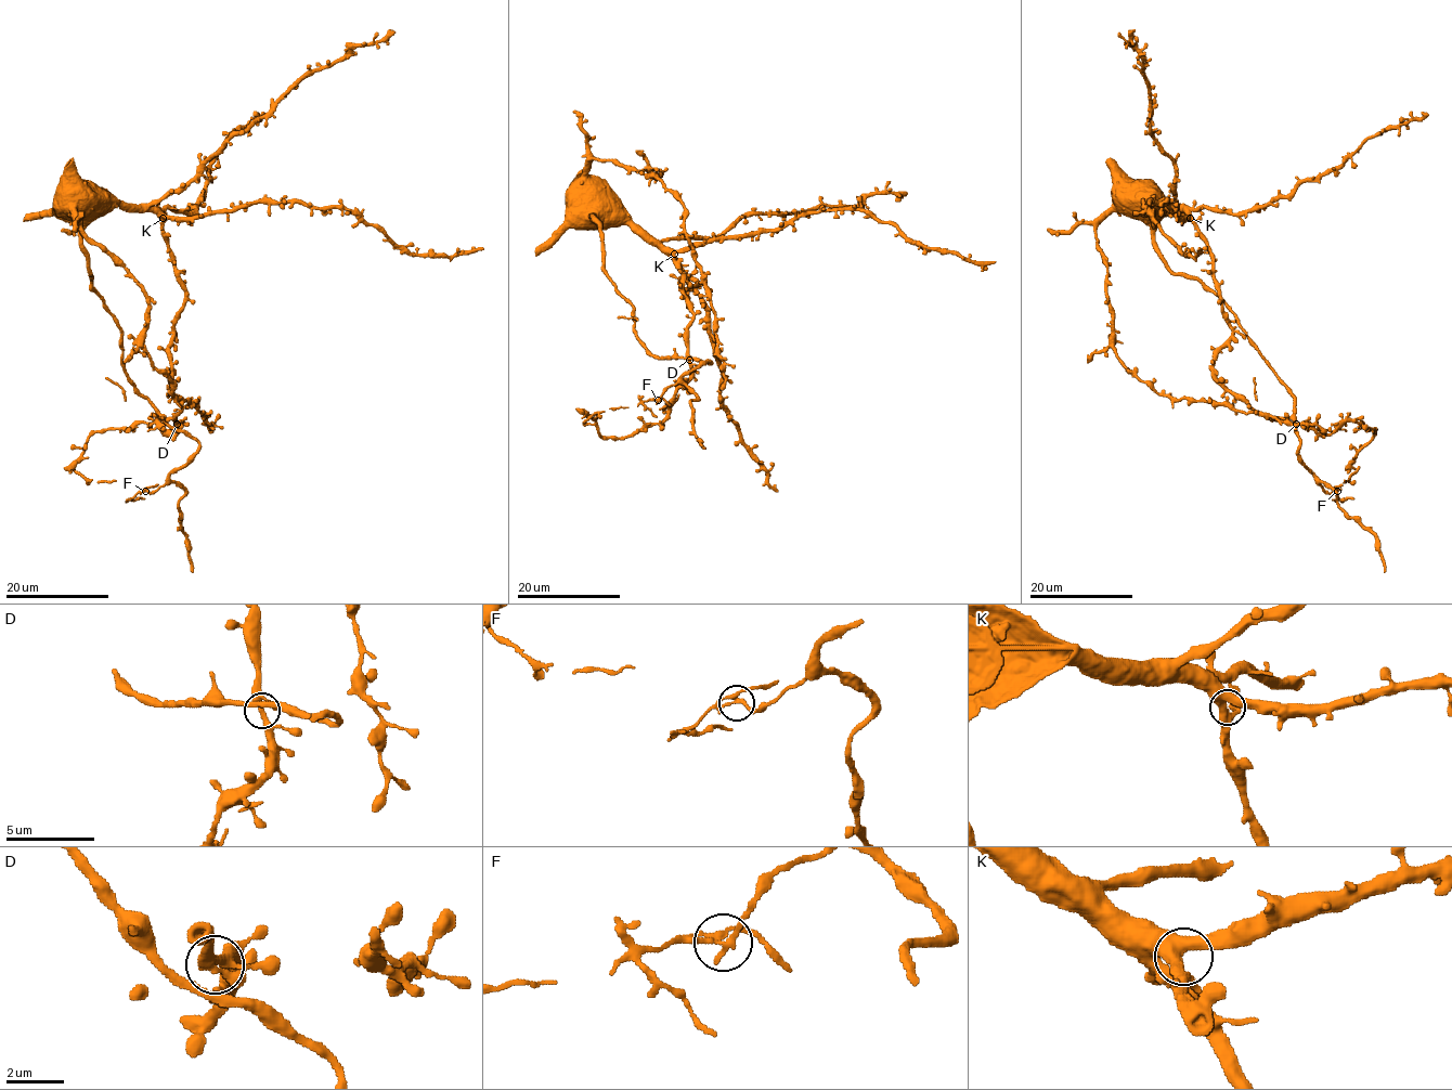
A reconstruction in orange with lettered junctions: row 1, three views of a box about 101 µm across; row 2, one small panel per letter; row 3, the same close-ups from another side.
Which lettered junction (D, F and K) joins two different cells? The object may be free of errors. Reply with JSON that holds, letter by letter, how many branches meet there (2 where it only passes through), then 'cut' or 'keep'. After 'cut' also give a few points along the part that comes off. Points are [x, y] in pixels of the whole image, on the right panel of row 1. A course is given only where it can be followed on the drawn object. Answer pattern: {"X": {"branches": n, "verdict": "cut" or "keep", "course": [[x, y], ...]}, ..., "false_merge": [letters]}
{"D": {"branches": 4, "verdict": "keep"}, "F": {"branches": 4, "verdict": "cut", "course": [[1336, 491], [1340, 501], [1353, 498]]}, "K": {"branches": 4, "verdict": "keep"}, "false_merge": ["F"]}

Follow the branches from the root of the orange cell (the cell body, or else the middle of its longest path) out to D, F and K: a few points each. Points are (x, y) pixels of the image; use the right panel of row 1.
D: (1142, 194), (1142, 218), (1150, 226), (1158, 256), (1174, 273), (1198, 277), (1226, 303), (1295, 399), (1296, 424)
F: (1142, 194), (1153, 248), (1174, 273), (1198, 277), (1235, 316), (1295, 399), (1297, 457), (1325, 491), (1336, 491)
K: (1142, 194), (1149, 194), (1162, 204), (1178, 205), (1190, 218)

